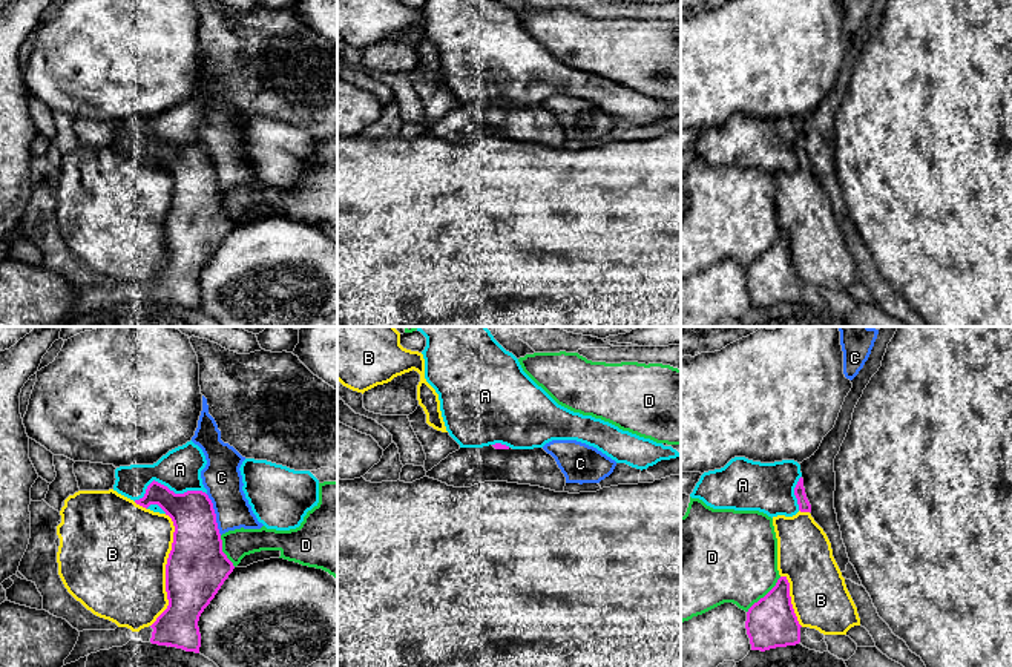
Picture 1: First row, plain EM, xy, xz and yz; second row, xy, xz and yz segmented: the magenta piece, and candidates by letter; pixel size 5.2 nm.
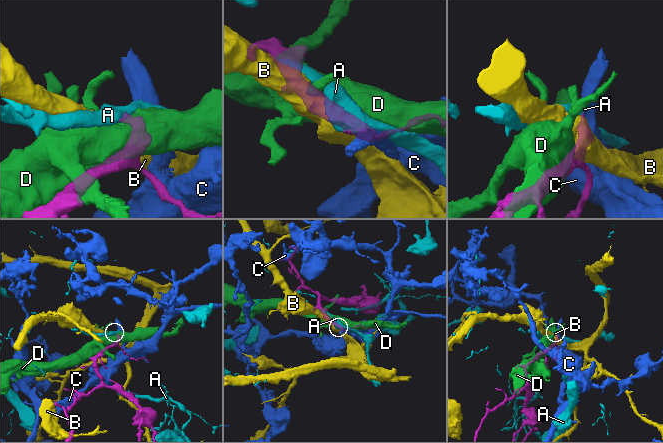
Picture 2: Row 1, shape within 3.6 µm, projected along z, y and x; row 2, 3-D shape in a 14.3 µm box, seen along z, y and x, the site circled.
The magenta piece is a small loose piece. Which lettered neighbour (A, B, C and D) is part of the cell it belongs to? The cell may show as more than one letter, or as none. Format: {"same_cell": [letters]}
{"same_cell": []}

